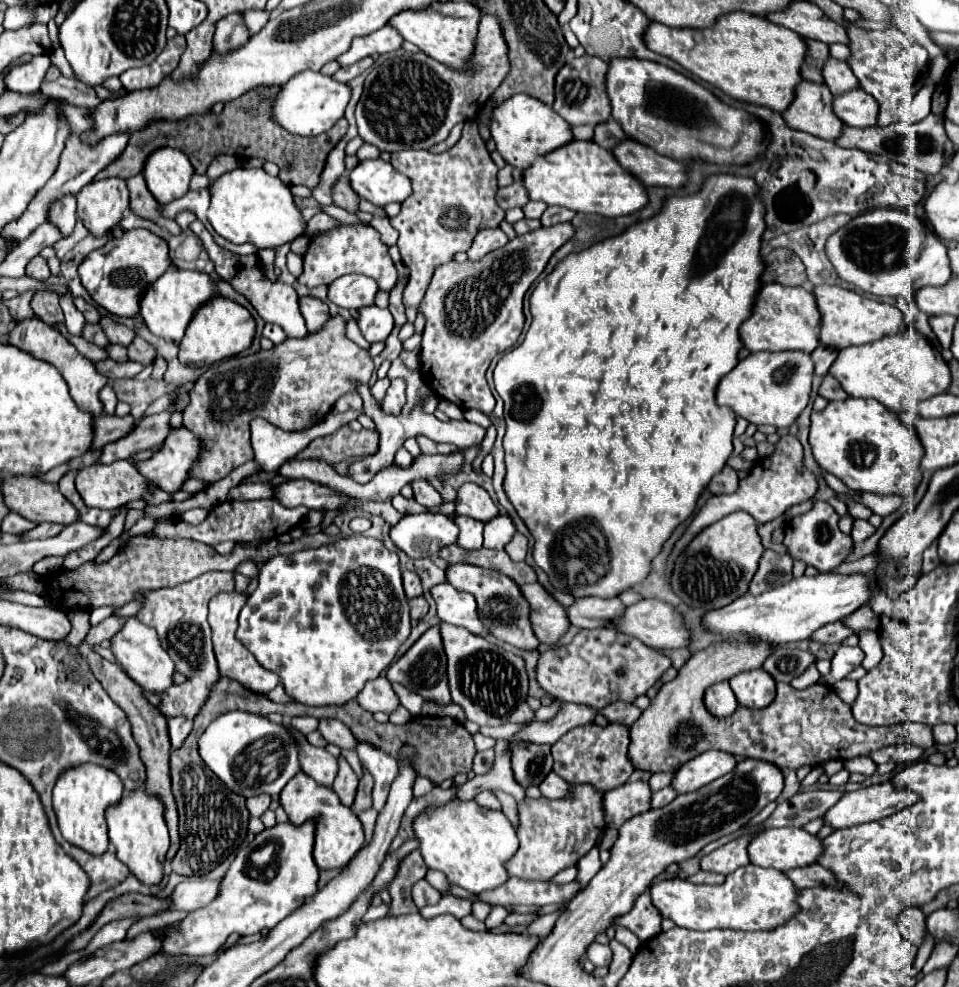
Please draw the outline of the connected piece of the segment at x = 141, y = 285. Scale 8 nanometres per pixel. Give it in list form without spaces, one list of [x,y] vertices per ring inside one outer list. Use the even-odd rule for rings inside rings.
[[[129,230],[123,238],[111,238],[103,248],[91,252],[79,268],[79,276],[91,298],[105,308],[107,312],[133,318],[139,314],[139,302],[147,292],[149,284],[153,284],[165,270],[171,266],[171,258],[167,254],[167,242],[149,230]]]

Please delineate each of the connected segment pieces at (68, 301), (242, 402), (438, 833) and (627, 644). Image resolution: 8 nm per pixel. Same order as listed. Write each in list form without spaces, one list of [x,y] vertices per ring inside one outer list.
[[[71,292],[63,294],[63,296],[59,298],[59,304],[61,304],[61,310],[63,310],[63,314],[65,314],[65,326],[67,326],[67,330],[69,330],[71,334],[81,334],[81,324],[85,324],[85,318],[83,318],[81,312],[75,308]]]
[[[331,316],[321,332],[305,340],[287,338],[271,350],[241,354],[207,368],[189,392],[189,404],[183,410],[183,426],[201,440],[201,456],[191,468],[191,476],[217,482],[237,466],[253,460],[249,444],[249,422],[257,416],[297,432],[325,418],[339,396],[357,392],[359,384],[369,384],[373,360],[345,336],[345,318]]]
[[[447,800],[439,806],[427,806],[415,820],[413,832],[419,840],[419,852],[429,868],[439,870],[451,884],[457,884],[473,894],[497,888],[509,874],[503,864],[517,852],[517,834],[503,814],[503,810],[491,810],[479,806],[475,800]]]
[[[597,628],[581,630],[567,646],[541,652],[535,666],[535,678],[549,696],[561,702],[589,704],[601,710],[615,700],[631,702],[635,696],[645,694],[669,666],[671,660],[667,656],[645,646],[637,638]]]

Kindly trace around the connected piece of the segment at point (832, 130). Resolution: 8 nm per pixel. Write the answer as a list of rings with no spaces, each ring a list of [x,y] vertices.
[[[803,80],[795,92],[795,100],[783,112],[791,128],[809,132],[823,140],[837,140],[843,132],[843,122],[833,112],[833,94],[825,84],[809,84]]]

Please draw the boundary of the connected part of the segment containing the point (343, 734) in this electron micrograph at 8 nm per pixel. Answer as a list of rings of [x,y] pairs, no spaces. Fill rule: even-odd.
[[[321,718],[317,730],[321,732],[321,736],[323,736],[329,744],[339,746],[341,750],[345,750],[345,748],[355,748],[355,744],[357,744],[355,736],[349,732],[349,728],[345,728],[345,724],[341,724],[341,720]]]

